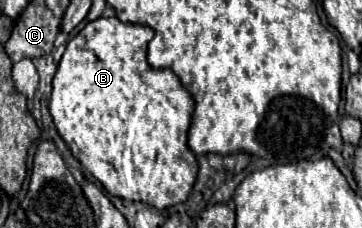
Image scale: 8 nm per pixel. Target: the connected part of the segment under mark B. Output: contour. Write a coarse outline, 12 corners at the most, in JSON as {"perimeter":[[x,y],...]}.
{"perimeter":[[88,22],[48,110],[112,196],[164,210],[198,162],[194,102],[150,26]]}

